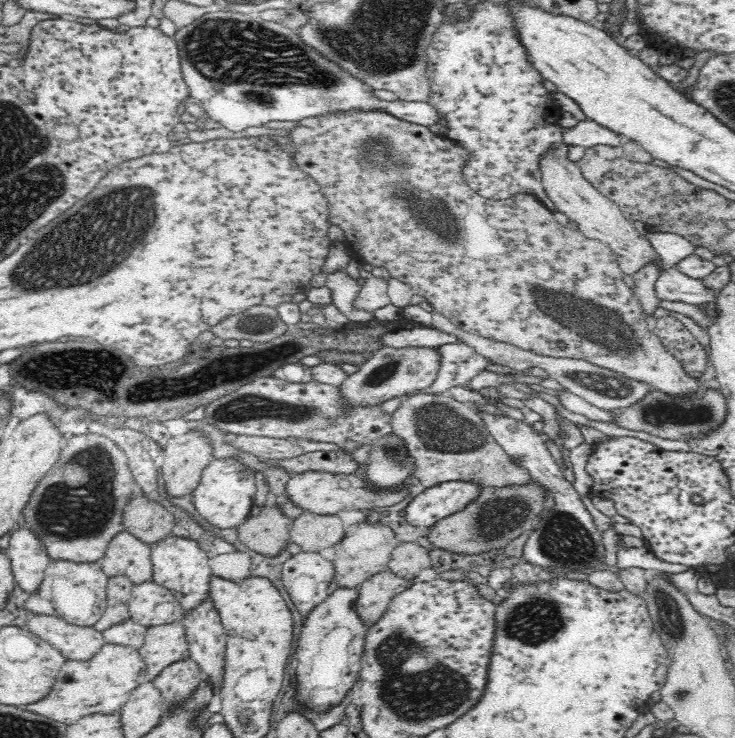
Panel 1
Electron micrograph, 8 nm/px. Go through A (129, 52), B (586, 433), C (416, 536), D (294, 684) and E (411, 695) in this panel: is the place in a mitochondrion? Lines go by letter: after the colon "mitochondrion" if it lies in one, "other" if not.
A: other
B: other
C: other
D: other
E: mitochondrion

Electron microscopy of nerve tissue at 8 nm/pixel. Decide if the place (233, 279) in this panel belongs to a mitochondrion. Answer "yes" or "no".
no

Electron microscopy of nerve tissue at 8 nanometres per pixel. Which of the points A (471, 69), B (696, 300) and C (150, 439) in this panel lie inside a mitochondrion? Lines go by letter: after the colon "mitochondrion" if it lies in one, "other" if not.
A: other
B: other
C: other

